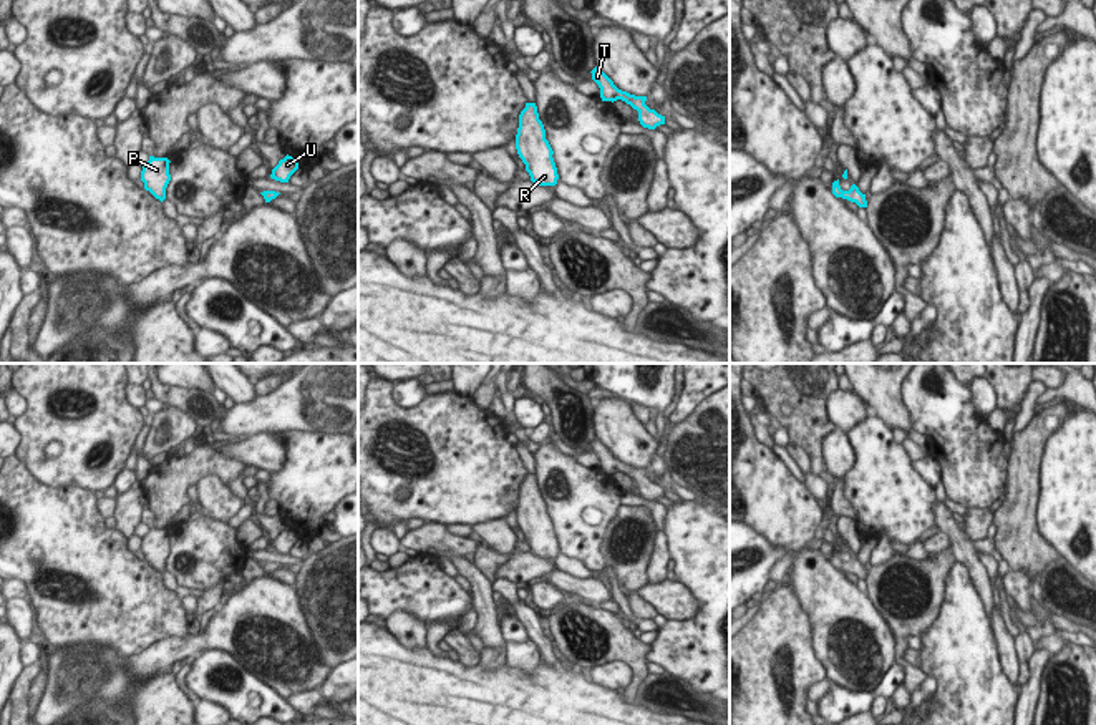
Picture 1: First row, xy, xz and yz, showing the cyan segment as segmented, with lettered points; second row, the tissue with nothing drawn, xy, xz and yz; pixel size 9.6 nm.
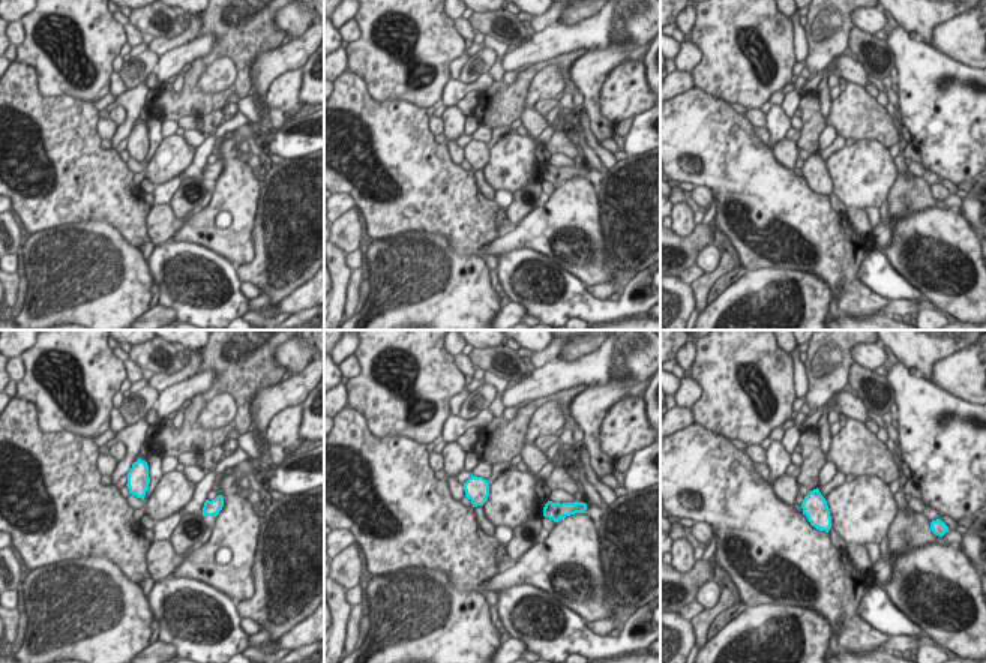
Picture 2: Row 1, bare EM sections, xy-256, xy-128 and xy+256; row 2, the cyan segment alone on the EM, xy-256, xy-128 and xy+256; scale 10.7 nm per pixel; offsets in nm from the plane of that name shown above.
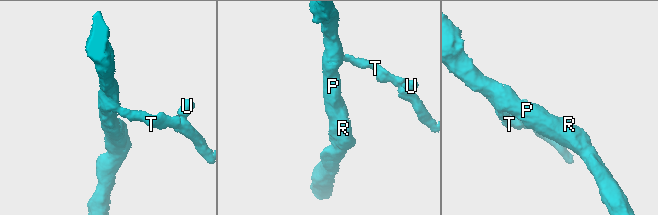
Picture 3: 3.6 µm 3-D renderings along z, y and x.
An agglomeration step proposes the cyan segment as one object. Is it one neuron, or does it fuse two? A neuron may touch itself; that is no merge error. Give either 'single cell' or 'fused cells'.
single cell

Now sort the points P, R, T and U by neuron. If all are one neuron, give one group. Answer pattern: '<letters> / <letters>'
P R T U

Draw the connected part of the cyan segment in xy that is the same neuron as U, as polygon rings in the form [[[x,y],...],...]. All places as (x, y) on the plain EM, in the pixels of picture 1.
[[[285,528],[272,541],[270,549],[280,554],[289,554],[290,547],[298,541],[298,534],[292,528]]]

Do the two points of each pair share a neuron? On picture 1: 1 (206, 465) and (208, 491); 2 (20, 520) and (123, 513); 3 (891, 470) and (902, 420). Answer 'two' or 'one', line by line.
1: two
2: two
3: two

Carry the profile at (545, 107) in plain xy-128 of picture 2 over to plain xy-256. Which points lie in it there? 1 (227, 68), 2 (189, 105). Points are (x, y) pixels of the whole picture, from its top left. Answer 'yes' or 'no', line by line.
1: no
2: yes

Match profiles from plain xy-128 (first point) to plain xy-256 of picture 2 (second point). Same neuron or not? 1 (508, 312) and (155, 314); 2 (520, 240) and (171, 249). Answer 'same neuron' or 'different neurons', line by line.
1: same neuron
2: different neurons

